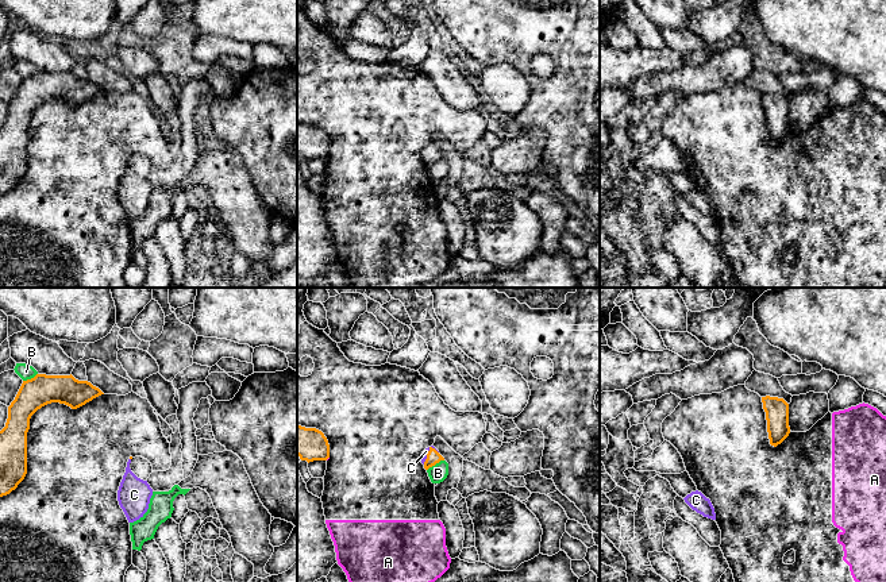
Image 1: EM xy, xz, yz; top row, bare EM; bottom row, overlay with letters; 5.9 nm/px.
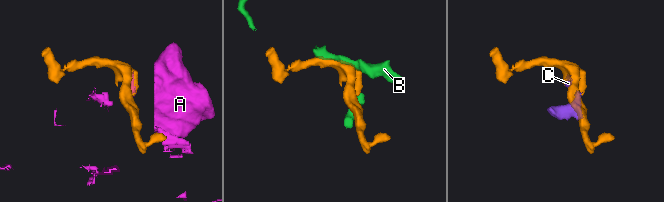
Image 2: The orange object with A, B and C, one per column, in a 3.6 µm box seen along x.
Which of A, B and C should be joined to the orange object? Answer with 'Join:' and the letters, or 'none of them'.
Join: C

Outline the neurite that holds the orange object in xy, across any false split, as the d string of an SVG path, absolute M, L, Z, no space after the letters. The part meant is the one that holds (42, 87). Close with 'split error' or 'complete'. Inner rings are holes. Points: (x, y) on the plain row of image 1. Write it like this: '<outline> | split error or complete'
M36 72L23 78L8 104L5 124L0 128L0 194L18 185L27 171L27 130L31 113L42 104L59 100L77 107L104 92L88 78L70 73Z | complete

